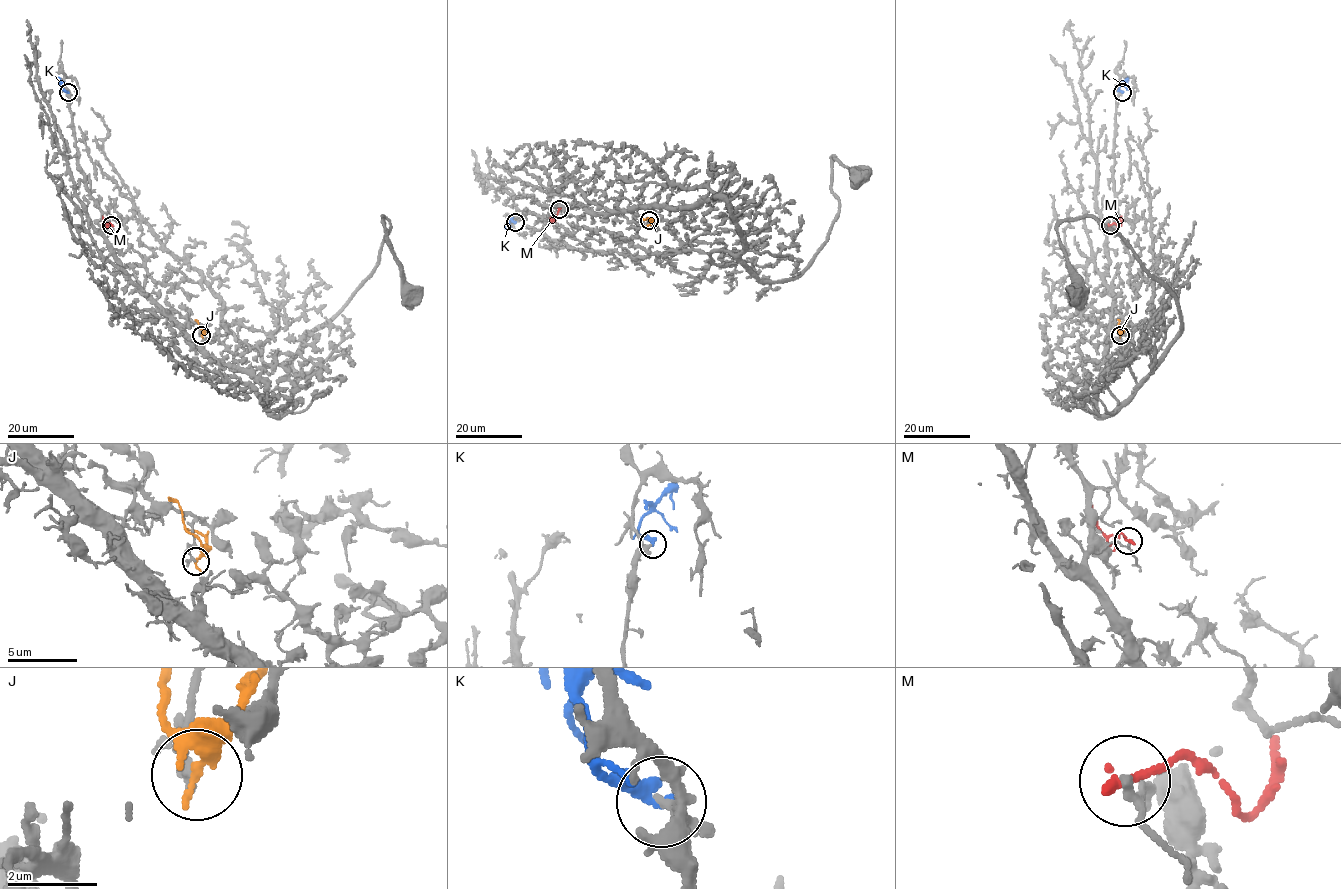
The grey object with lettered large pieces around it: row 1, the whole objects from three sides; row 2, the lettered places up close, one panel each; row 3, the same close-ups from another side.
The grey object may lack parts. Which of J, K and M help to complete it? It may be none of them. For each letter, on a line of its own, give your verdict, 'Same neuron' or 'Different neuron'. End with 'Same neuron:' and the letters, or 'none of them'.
J: Same neuron
K: Different neuron
M: Different neuron
Same neuron: J

